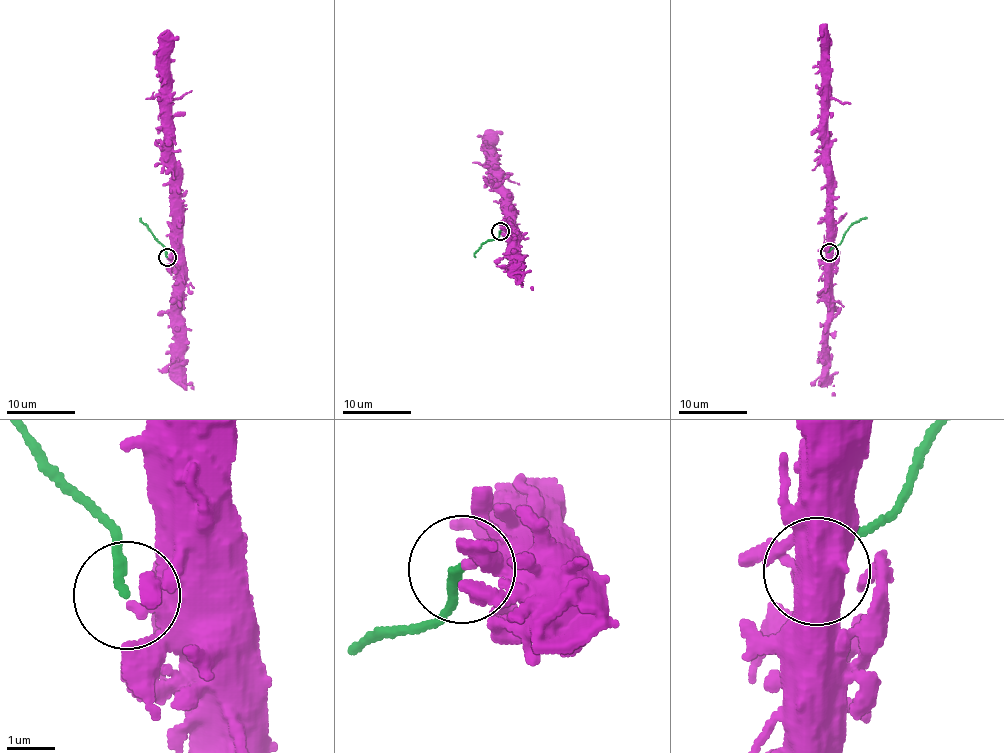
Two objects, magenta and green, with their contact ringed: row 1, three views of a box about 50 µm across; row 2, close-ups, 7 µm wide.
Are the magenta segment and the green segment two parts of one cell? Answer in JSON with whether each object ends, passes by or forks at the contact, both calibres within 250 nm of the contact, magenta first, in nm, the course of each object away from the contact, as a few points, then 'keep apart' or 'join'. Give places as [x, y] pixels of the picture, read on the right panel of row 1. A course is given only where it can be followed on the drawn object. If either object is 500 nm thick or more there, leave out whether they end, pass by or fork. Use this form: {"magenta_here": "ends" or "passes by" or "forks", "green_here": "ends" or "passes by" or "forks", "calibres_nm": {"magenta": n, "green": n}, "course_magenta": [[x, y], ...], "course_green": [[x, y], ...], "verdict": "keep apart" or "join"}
{"magenta_here": "ends", "green_here": "ends", "calibres_nm": {"magenta": 280, "green": 190}, "course_magenta": [[827, 253], [829, 62], [828, 32], [822, 23]], "course_green": [[829, 252], [838, 246], [853, 223], [866, 218]], "verdict": "keep apart"}

